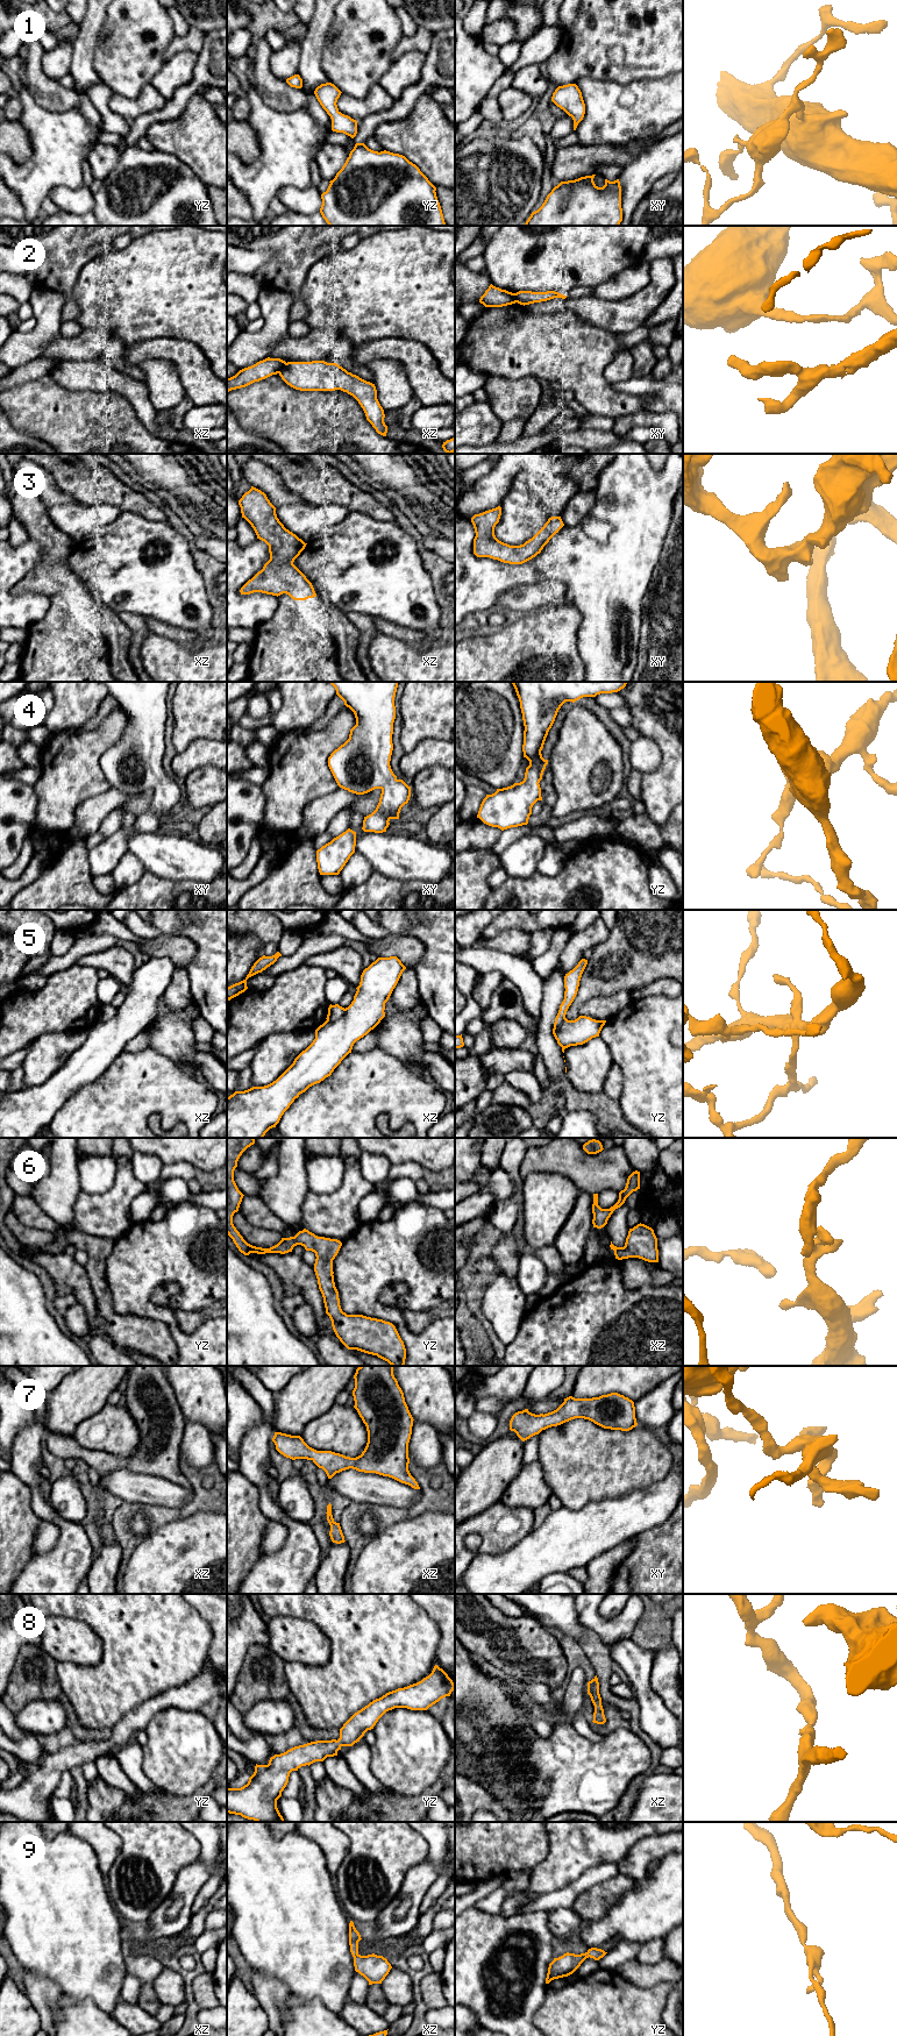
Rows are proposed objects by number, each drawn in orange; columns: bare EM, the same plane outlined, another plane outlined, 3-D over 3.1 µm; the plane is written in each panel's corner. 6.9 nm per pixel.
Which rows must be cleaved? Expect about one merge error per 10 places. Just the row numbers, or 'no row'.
2, 5

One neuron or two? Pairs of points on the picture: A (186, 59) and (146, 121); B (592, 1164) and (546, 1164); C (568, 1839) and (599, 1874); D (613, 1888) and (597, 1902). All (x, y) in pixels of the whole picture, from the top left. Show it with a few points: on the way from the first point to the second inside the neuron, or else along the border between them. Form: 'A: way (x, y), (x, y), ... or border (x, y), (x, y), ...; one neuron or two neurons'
A: border (189, 84), (180, 85), (166, 101); two neurons
B: way (581, 1164), (557, 1164); one neuron
C: border (617, 1863), (600, 1863), (590, 1866), (570, 1883); two neurons
D: way (610, 1892), (600, 1899); one neuron

